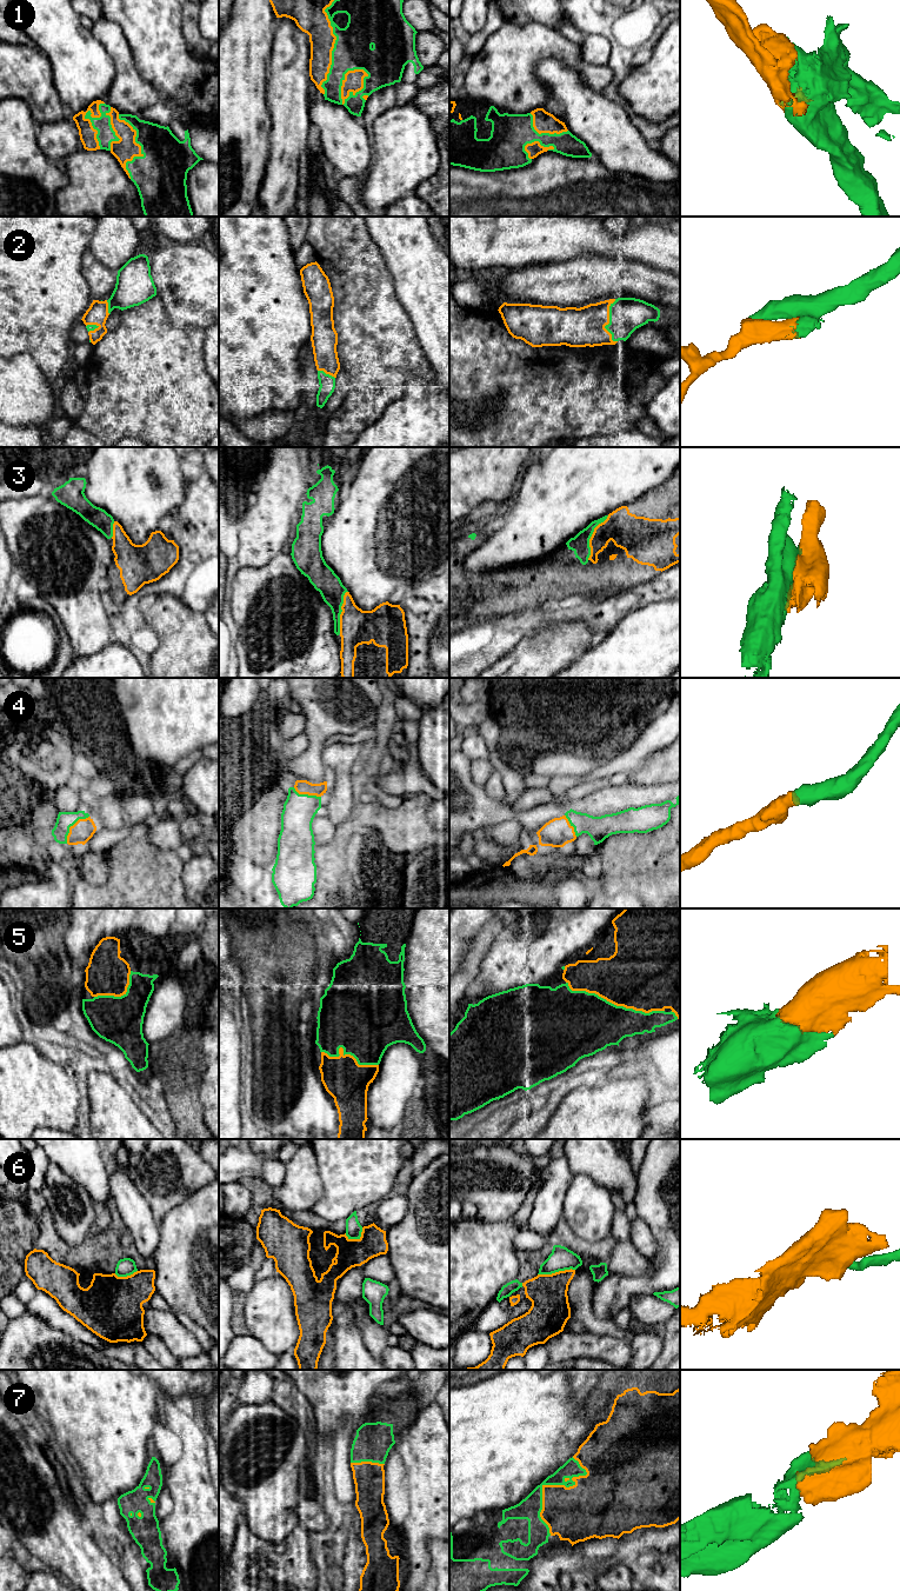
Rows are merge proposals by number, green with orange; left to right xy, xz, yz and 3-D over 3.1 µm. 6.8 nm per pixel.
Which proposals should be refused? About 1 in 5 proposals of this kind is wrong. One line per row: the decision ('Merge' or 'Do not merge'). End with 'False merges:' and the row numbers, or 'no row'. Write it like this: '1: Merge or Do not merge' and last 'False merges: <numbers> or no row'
1: Merge
2: Merge
3: Merge
4: Merge
5: Merge
6: Do not merge
7: Merge
False merges: 6

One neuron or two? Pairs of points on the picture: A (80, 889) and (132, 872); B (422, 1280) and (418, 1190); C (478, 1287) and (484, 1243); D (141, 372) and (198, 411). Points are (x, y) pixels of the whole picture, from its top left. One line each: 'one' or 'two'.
A: one
B: one
C: one
D: one

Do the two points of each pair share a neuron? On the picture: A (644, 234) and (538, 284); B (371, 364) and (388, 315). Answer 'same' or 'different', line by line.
A: different
B: same

